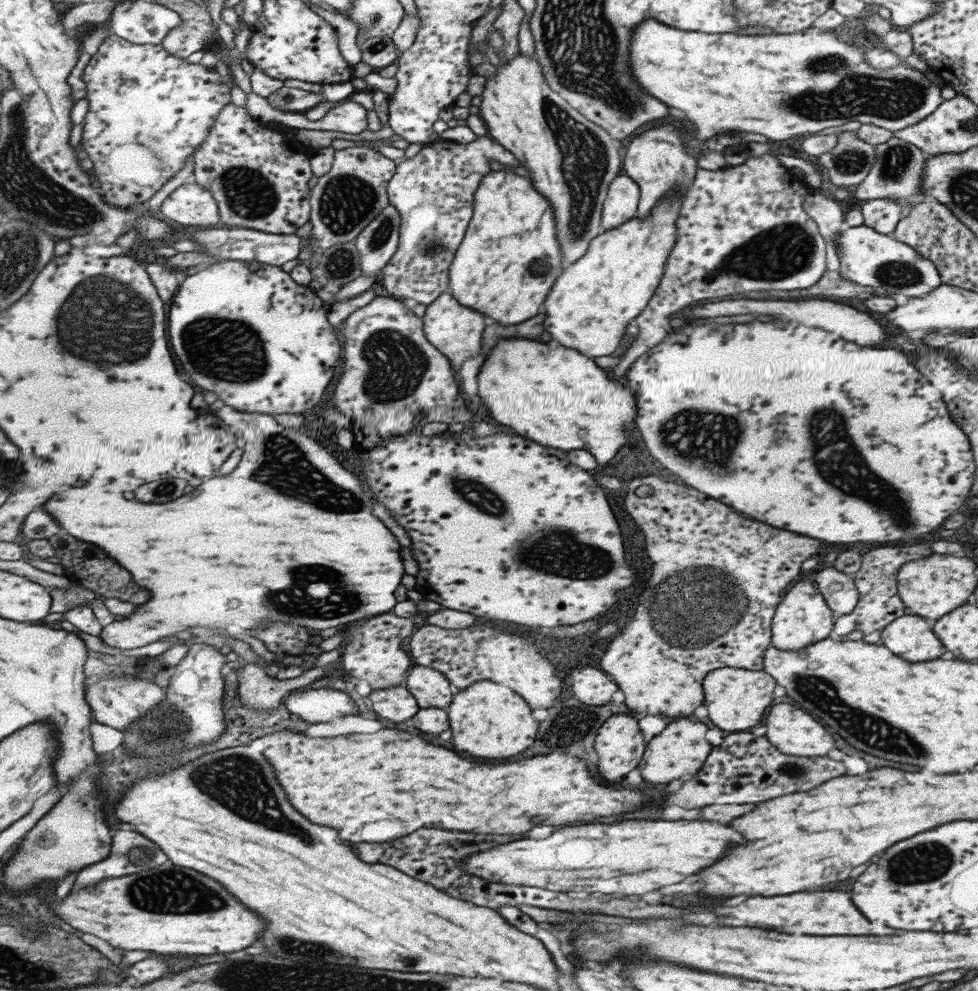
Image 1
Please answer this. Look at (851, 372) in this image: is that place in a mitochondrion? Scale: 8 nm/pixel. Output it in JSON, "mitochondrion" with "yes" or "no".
{"mitochondrion":"no"}

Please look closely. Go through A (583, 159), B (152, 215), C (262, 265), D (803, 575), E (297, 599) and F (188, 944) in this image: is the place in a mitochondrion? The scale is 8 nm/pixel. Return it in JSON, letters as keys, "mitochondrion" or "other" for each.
{"A":"mitochondrion","B":"other","C":"other","D":"other","E":"mitochondrion","F":"other"}

